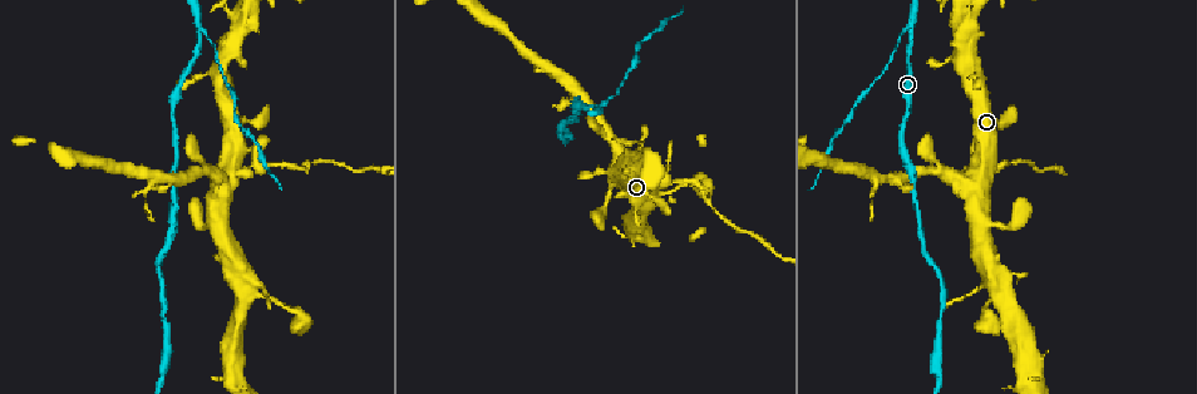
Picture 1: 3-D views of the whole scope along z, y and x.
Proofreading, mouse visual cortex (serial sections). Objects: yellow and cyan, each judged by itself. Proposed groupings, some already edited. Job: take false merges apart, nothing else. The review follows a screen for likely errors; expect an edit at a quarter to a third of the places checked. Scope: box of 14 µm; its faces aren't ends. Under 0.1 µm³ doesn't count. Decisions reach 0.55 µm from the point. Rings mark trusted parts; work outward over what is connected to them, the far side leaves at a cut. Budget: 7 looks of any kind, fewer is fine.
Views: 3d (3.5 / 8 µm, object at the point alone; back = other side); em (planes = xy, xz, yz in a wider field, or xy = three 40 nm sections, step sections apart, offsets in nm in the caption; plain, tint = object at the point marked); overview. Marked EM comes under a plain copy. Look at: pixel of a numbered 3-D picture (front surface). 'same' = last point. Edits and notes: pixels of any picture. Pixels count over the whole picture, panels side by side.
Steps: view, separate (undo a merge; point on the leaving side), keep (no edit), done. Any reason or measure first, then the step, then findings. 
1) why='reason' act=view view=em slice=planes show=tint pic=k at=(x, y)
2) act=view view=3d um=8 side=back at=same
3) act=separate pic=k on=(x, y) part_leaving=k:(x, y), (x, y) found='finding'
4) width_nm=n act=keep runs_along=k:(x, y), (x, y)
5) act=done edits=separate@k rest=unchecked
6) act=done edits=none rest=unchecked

why='a fork' act=view view=3d um=3.5 pic=1 at=(200, 28)

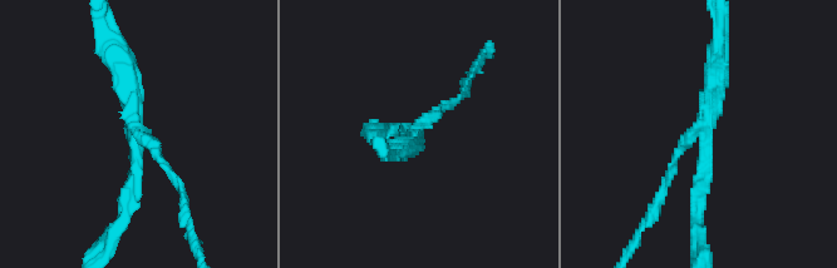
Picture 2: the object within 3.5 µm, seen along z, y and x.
arms=3 arm_widths_nm=100,200,300 act=view view=em slice=xy step=5 show=tint pic=2 at=(418, 136)

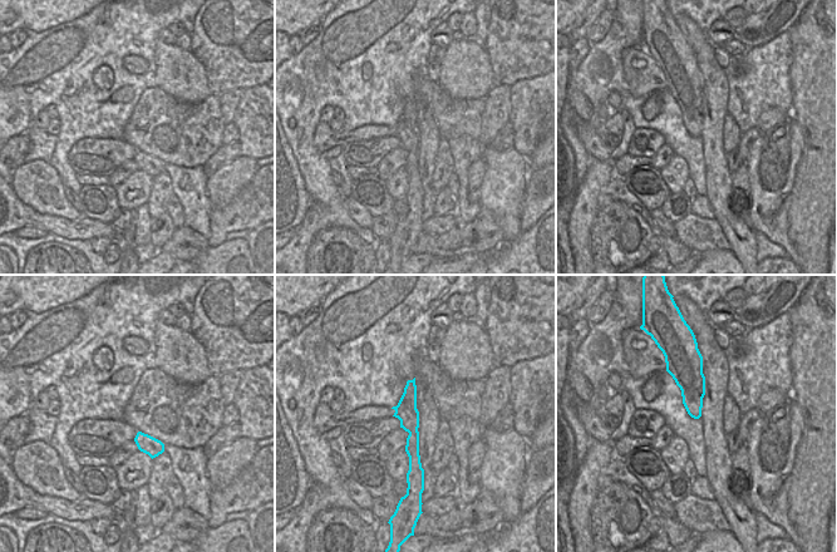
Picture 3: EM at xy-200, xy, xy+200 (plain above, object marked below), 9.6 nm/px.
width_nm=220 act=separate pic=2 on=(446, 104) part_leaving=2:(424, 120), (459, 99), (467, 79) found='a second cell is stuck on'

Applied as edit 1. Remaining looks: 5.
why='small branch off a trunk' act=view view=3d um=3.5 pic=1 at=(632, 169)

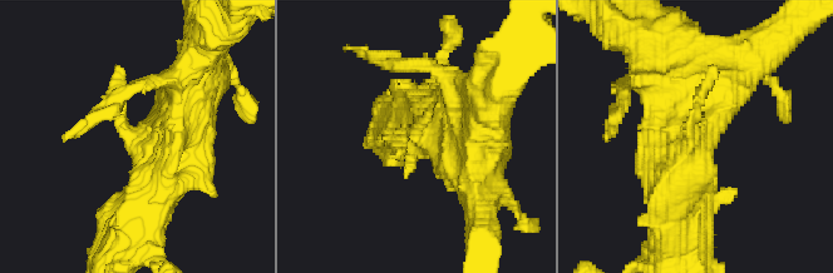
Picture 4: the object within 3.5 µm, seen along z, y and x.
why='need the tissue' act=view view=em slice=xy step=2 show=tint pic=4 at=(136, 139)

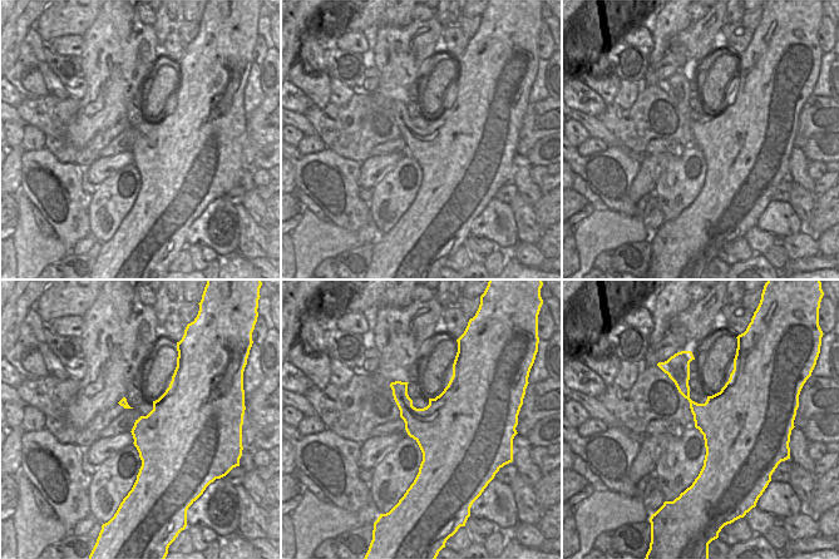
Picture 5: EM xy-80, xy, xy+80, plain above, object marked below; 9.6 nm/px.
width_nm=600 act=keep runs_along=4:(131, 229), (181, 88) found='one cell here'

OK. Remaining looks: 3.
why='abrupt turn' act=view view=3d um=3.5 side=back pic=1 at=(262, 169)

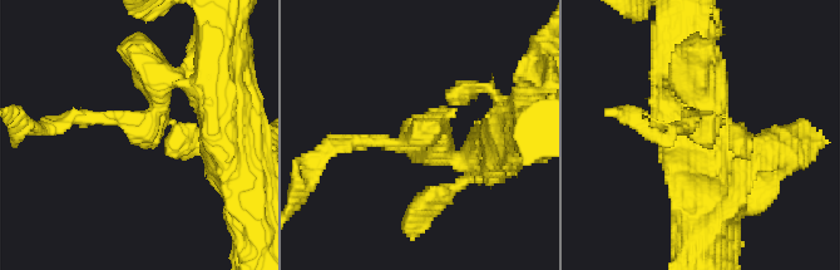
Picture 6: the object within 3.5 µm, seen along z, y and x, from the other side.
arm_widths_nm=150,300 why='now the EM' act=view view=em slice=xy step=5 show=tint pic=6 at=(424, 133)

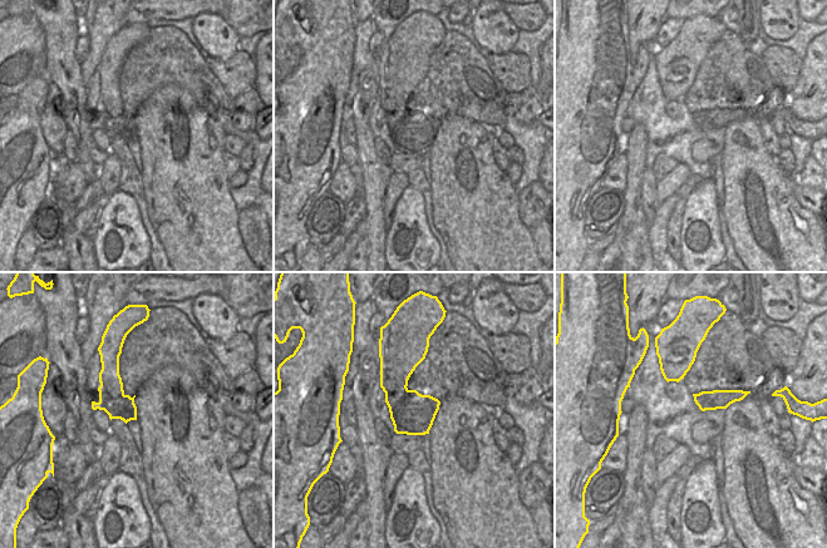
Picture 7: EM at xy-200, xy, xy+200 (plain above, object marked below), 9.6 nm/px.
width_nm=400 act=separate pic=6 on=(109, 119) part_leaving=6:(154, 114), (39, 131) found='two cells meet here'

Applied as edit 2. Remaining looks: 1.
act=done edits=separate@2,separate@6 rest=unchecked

